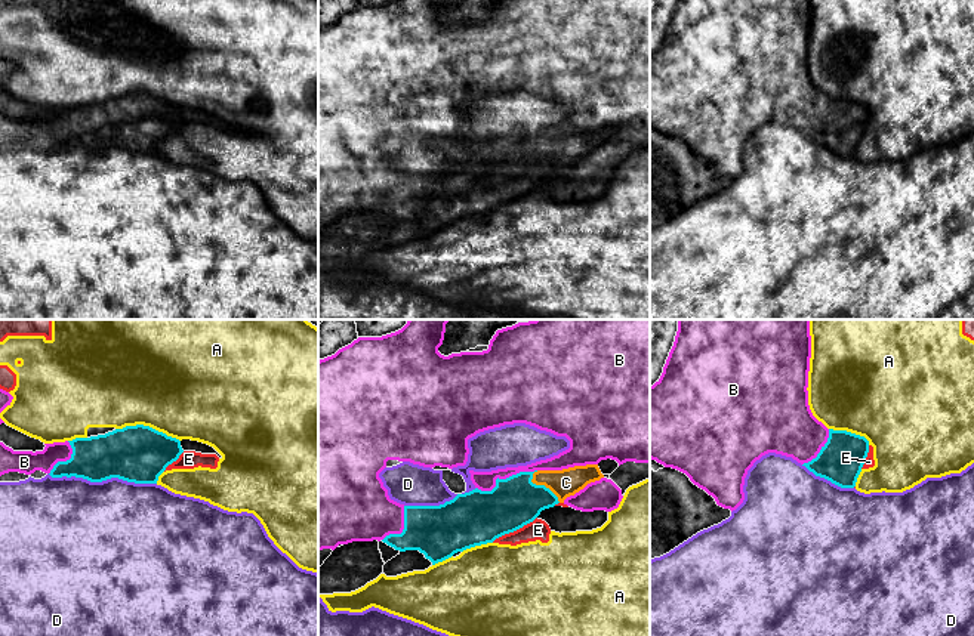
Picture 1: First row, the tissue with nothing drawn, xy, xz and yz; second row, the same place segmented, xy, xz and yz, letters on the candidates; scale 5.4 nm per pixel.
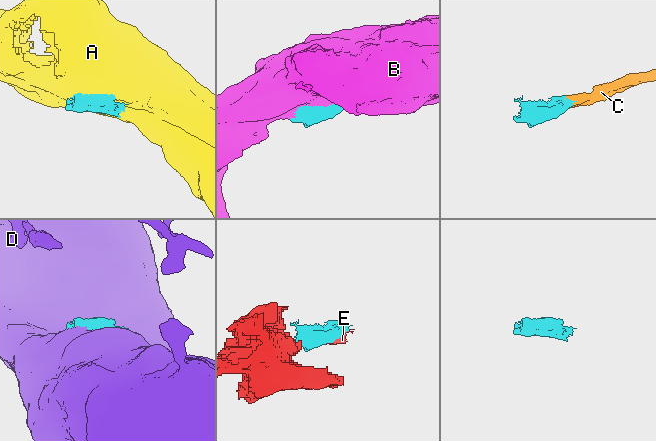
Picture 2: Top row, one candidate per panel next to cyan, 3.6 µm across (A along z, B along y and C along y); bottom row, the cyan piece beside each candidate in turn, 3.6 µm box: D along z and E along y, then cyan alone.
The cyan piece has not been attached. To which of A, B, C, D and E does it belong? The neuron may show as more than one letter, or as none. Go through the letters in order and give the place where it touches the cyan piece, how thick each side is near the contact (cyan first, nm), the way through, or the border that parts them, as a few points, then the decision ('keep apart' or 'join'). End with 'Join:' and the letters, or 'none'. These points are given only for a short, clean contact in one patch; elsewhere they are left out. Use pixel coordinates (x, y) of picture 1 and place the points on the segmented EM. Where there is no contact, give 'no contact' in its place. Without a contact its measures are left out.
A: contact xy (148, 426); calibres 320 and 500 nm; keep apart
B: contact xz (504, 479); calibres 280 and 110 nm; keep apart
C: contact xz (542, 485); calibres 280 and 150 nm; way xz (514, 502), (542, 485), (566, 482); join
D: contact xy (102, 479); calibres 320 and 480 nm; keep apart
E: contact xz (514, 530); calibres 300 and 110 nm; keep apart
Join: C

